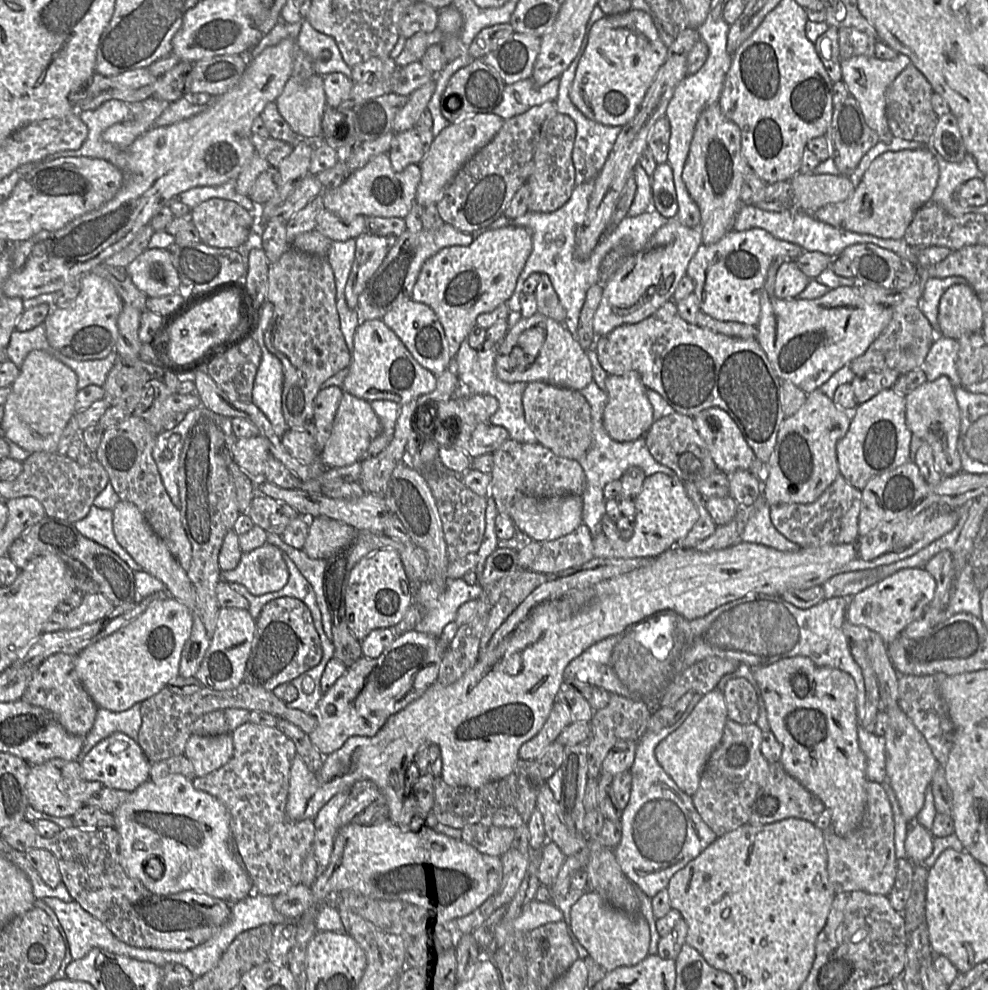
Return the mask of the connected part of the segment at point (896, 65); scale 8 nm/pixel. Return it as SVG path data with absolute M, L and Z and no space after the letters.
M898 54L893 60L884 61L875 57L857 56L841 60L842 82L850 96L854 97L867 125L874 130L881 142L889 143L894 137L886 115L886 92L896 77L911 64L909 57Z

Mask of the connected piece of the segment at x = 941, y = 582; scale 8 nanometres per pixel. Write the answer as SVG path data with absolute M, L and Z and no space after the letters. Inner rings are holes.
M943 550L932 557L924 566L936 582L934 598L931 607L946 611L953 589L953 559L948 550Z

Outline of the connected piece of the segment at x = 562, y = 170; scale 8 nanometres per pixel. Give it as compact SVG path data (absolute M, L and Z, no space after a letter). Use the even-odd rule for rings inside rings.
M556 113L541 131L534 151L534 167L527 180L530 189L528 199L528 210L530 212L554 212L571 197L576 186L575 167L572 161L575 136L575 122L570 116L560 113Z

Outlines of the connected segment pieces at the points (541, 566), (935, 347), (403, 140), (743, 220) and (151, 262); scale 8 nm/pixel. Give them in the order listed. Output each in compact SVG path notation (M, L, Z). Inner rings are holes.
M582 523L565 536L542 542L540 553L529 570L544 574L557 573L581 566L594 557L592 535Z
M944 336L936 337L922 366L927 382L946 376L954 389L959 387L961 382L956 368L958 352L957 340Z
M413 128L395 133L388 152L391 166L401 172L410 164L419 164L425 157L435 137L429 129Z
M741 205L736 216L733 230L745 231L753 228L763 229L778 240L793 243L803 248L805 252L820 252L831 258L837 258L842 251L855 244L874 244L897 254L900 258L915 264L918 252L906 244L903 239L882 239L871 235L857 234L851 231L835 228L829 224L814 219L811 214L796 210L770 212L761 210L754 205Z
M146 249L127 267L134 285L148 298L178 292L180 278L167 249Z

